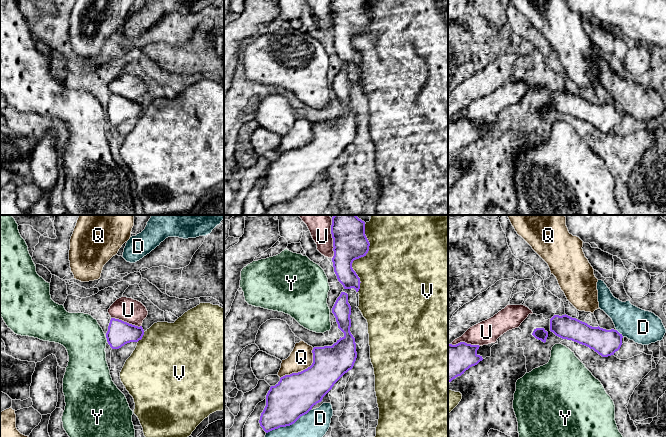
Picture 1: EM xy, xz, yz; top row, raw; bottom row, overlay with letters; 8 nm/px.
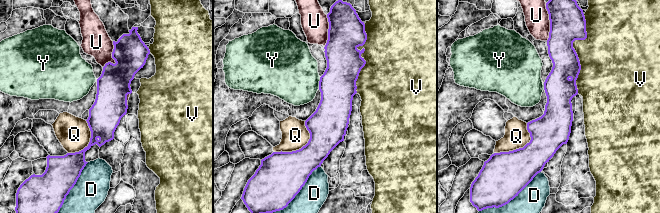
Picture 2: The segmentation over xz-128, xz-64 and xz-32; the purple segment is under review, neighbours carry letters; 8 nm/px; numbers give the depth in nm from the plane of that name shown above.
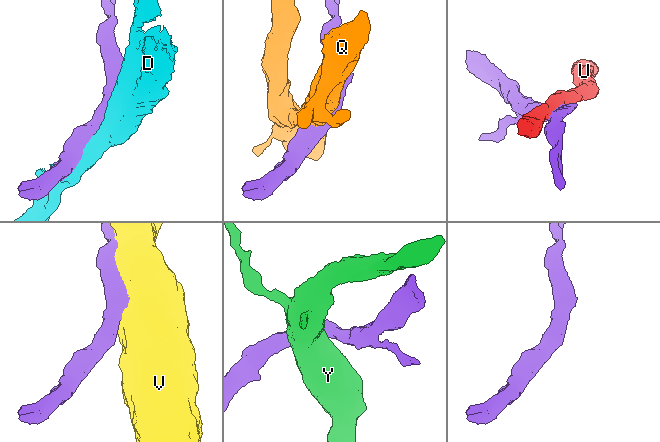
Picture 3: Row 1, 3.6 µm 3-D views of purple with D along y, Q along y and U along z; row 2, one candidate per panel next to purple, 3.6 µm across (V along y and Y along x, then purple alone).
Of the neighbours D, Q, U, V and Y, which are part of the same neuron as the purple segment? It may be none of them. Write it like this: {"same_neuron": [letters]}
{"same_neuron": []}

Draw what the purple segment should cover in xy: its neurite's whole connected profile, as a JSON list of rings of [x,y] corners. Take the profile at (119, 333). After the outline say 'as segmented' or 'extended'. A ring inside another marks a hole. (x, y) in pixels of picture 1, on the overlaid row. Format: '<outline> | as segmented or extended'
[[[111,318],[106,333],[107,342],[112,349],[119,349],[127,343],[142,339],[144,330],[119,319]]] | as segmented

